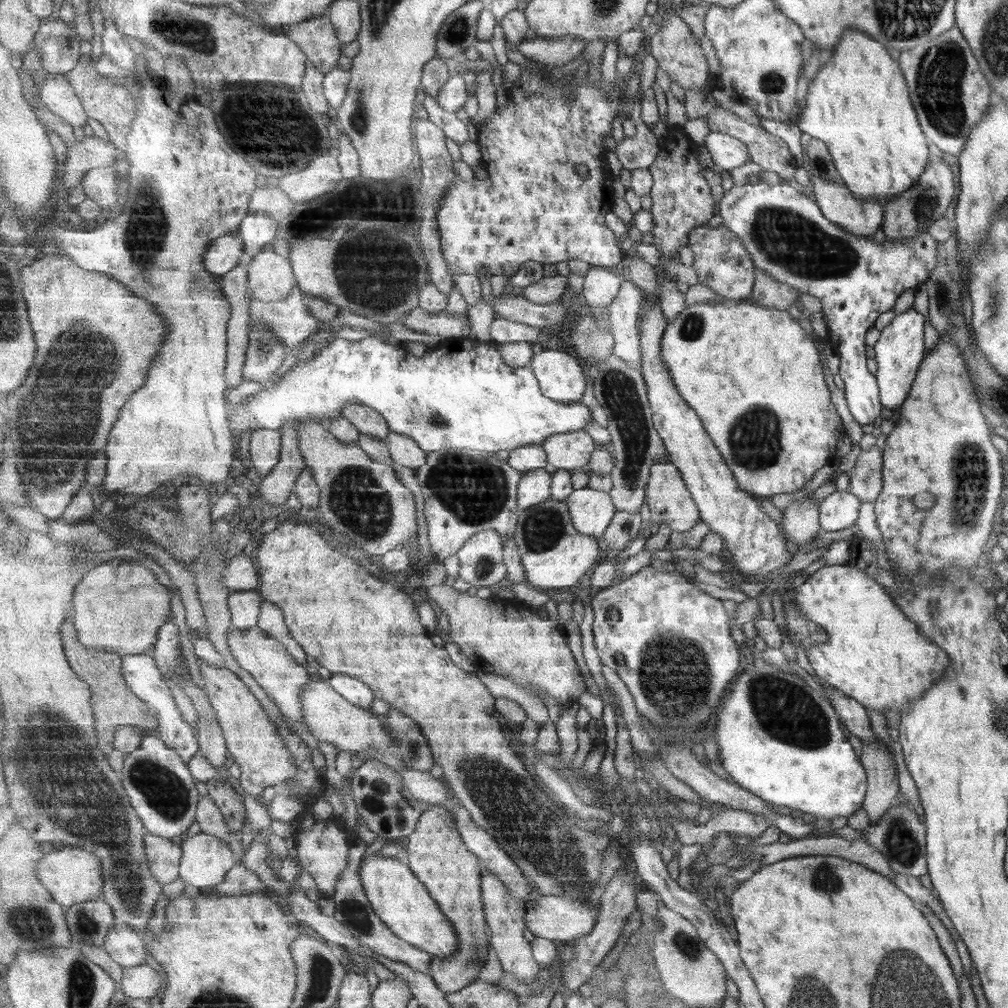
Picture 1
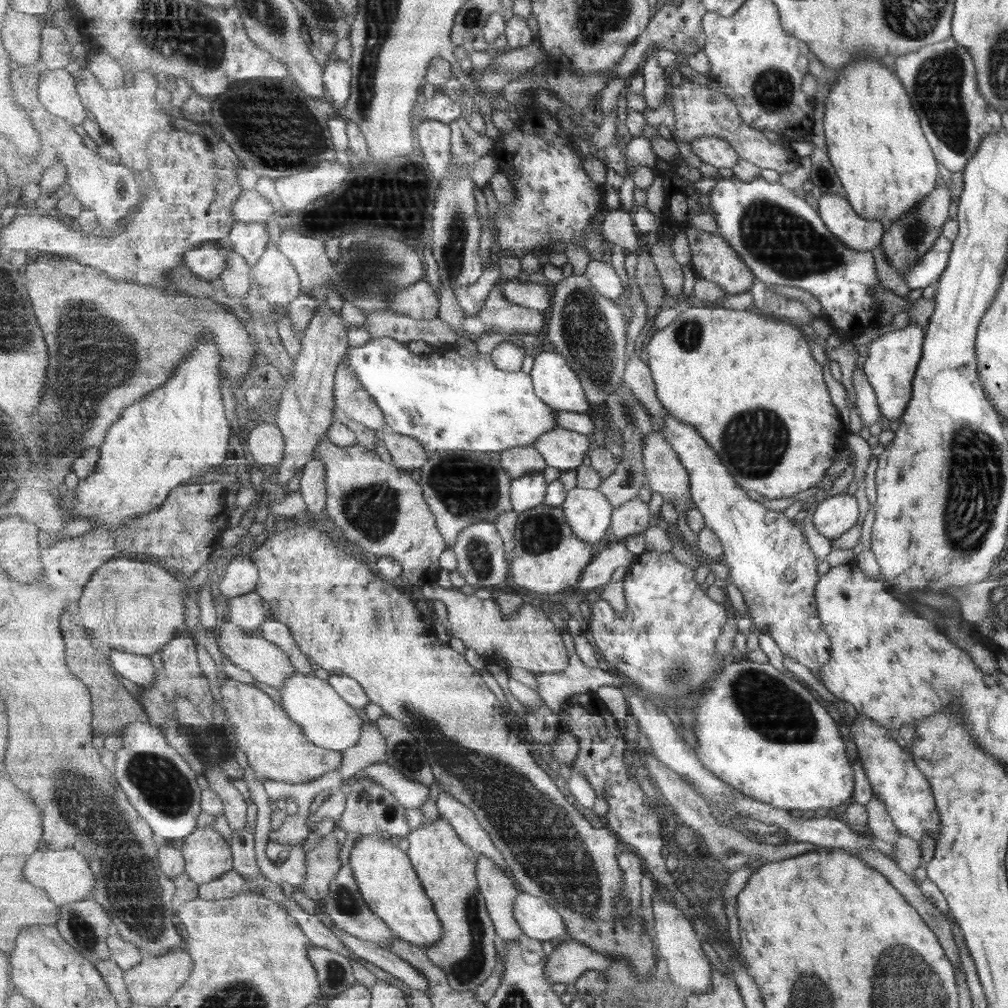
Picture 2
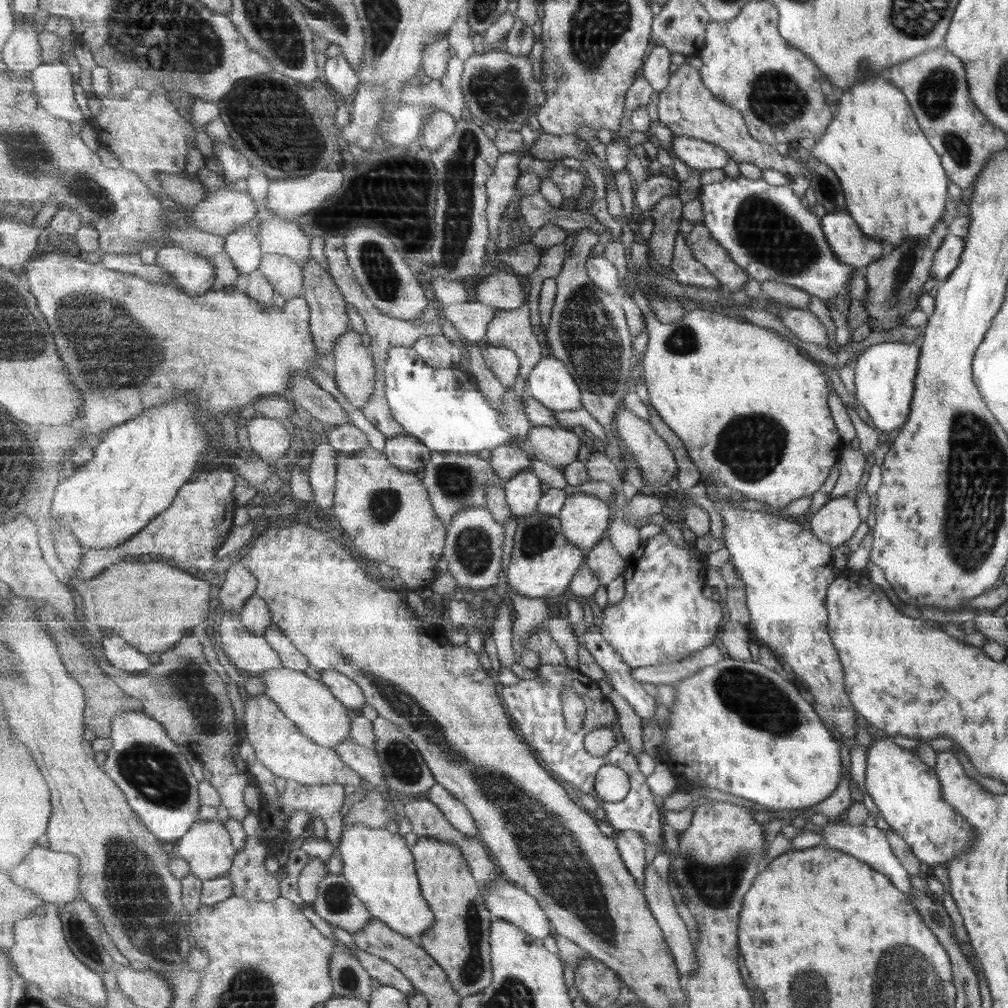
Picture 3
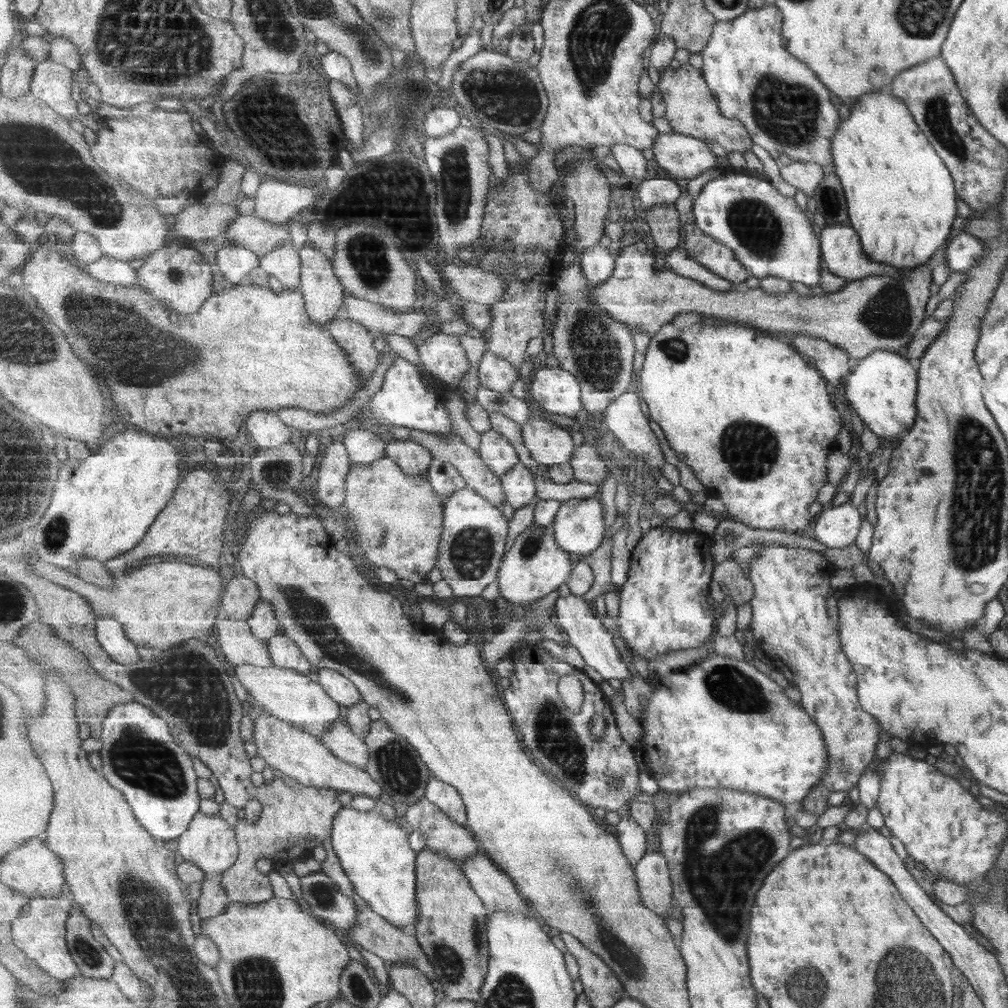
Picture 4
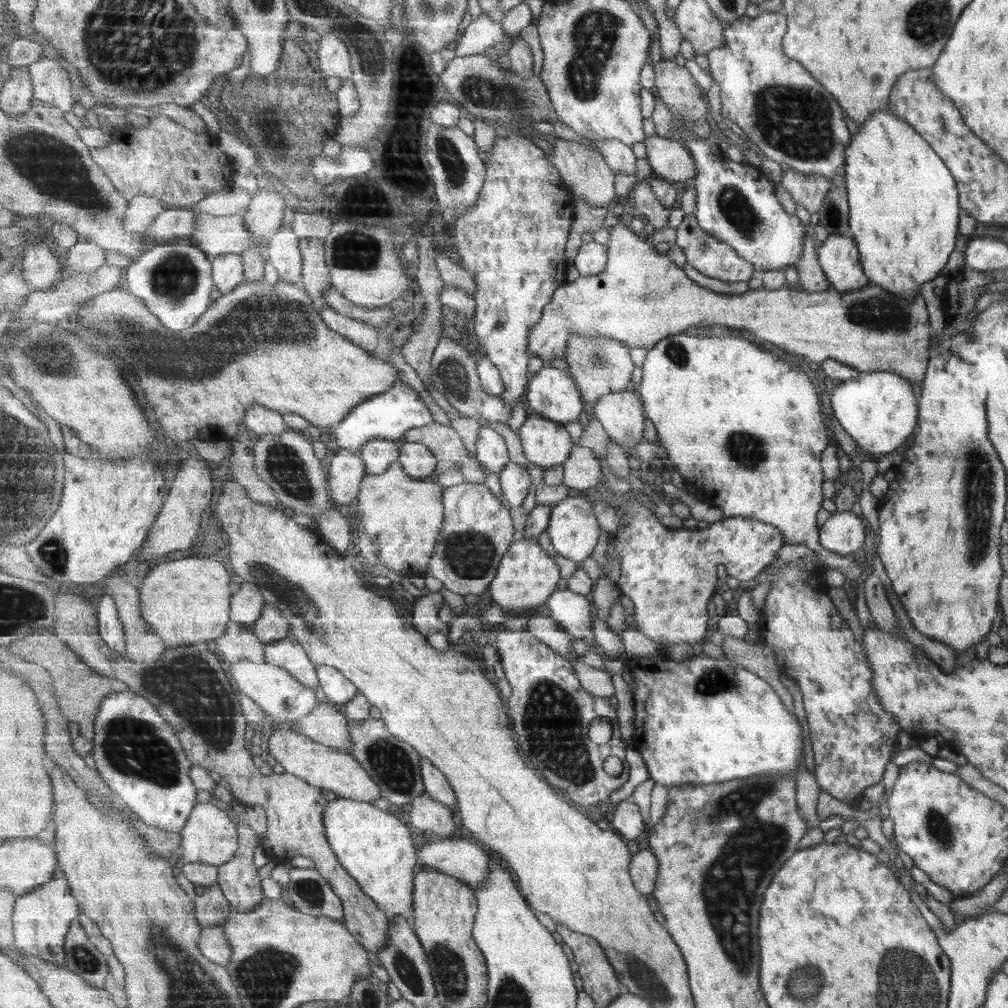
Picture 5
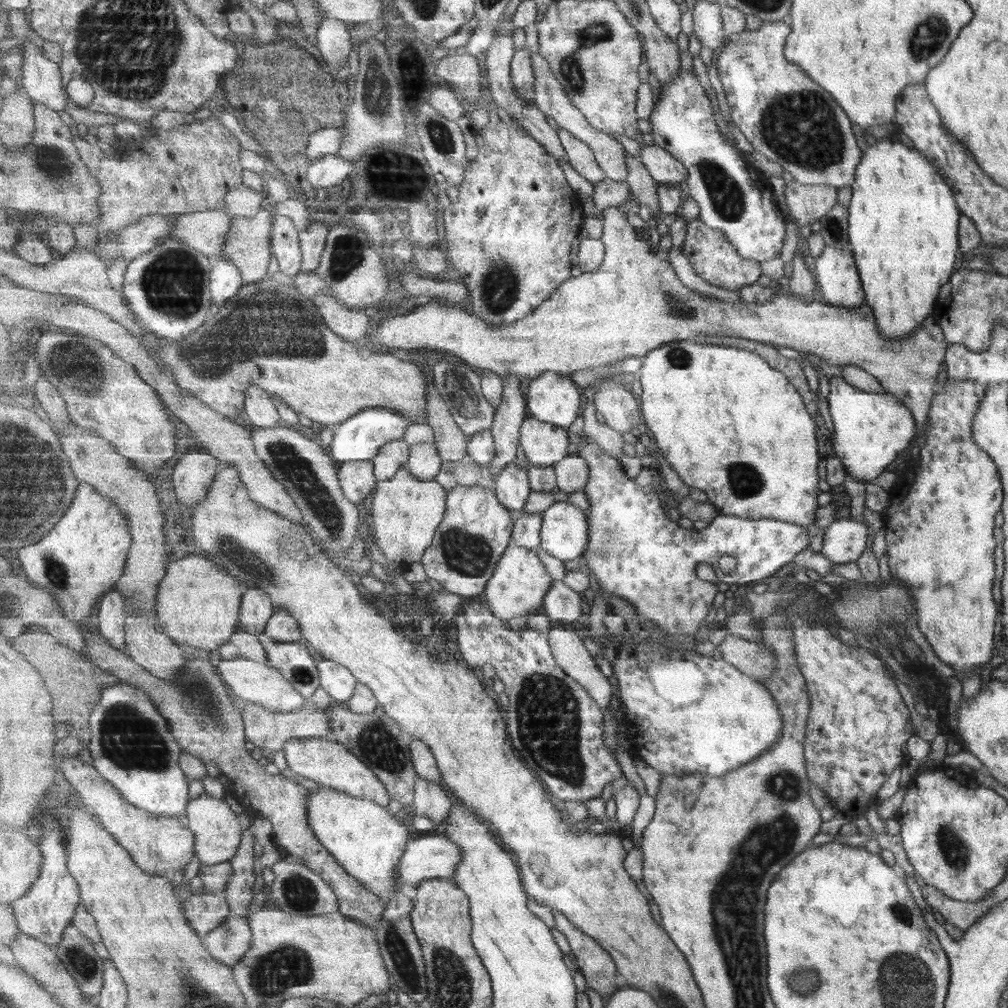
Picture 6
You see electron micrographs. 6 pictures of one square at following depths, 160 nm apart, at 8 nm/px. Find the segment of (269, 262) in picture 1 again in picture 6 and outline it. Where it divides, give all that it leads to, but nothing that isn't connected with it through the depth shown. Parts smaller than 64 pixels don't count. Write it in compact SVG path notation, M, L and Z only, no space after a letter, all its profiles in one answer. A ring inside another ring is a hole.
M275 214L272 232L272 252L278 260L281 272L290 280L302 271L303 252L300 247L300 231L287 215Z

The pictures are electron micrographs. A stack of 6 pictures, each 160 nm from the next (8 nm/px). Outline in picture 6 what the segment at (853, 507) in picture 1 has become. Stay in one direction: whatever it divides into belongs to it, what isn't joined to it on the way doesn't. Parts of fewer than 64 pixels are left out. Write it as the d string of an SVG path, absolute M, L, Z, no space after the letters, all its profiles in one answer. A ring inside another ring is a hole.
M848 519L831 522L822 535L820 553L832 564L855 562L867 542L867 527Z

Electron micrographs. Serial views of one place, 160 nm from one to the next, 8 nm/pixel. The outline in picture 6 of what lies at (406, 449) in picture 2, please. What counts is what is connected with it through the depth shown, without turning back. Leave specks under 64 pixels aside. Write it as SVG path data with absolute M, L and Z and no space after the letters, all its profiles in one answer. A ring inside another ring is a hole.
M420 443L410 448L406 466L417 480L433 481L443 472L444 461L434 444Z

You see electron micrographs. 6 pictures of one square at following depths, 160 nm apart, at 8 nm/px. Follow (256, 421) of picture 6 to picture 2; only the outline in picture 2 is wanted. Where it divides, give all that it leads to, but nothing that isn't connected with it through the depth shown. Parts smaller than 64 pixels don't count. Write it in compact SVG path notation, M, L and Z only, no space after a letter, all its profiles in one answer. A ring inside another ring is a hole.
M258 422L248 435L248 450L256 462L256 469L261 466L280 464L285 457L285 439L277 424Z

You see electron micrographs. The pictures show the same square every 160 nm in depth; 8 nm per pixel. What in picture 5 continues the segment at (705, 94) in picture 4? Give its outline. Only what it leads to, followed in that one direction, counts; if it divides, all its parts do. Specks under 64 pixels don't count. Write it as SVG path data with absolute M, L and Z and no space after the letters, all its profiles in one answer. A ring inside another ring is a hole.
M660 60L654 65L654 71L659 97L672 113L689 122L709 119L707 95L703 95L702 88L684 65Z

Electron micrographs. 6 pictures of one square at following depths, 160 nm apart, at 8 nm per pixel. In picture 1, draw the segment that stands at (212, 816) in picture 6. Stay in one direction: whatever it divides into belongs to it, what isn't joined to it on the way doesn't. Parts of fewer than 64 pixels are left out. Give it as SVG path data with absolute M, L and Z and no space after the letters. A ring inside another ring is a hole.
M197 833L181 845L180 878L200 890L224 883L228 872L239 864L229 844L212 834Z

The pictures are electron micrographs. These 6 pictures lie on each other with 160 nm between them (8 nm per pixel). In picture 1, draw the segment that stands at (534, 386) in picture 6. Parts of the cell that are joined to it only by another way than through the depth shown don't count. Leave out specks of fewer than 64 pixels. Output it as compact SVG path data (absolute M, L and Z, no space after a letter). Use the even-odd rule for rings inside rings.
M563 348L544 349L533 357L530 368L540 380L545 396L563 404L579 402L585 394L585 374L577 358Z

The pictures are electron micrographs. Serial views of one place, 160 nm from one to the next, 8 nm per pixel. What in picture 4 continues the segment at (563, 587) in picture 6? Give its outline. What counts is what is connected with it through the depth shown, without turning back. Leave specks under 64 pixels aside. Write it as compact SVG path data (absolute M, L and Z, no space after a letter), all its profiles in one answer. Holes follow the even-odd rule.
M569 595L566 598L559 598L555 606L558 625L566 633L569 644L580 650L582 657L588 666L600 673L604 680L620 680L625 682L631 676L631 670L627 662L621 658L613 636L601 624L601 620L595 612L589 608L589 604L583 598L575 595Z

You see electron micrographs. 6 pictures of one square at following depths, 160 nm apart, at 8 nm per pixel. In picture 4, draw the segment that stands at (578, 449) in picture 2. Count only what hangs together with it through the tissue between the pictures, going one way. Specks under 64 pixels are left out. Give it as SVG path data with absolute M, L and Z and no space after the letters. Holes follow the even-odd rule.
M535 414L524 425L525 447L533 459L547 467L569 463L576 454L571 430Z

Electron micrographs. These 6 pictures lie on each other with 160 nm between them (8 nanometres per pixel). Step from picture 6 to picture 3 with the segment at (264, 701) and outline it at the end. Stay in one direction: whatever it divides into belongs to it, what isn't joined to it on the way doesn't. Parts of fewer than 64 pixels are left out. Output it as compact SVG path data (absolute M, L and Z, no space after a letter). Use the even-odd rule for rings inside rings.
M278 668L259 674L250 673L251 677L260 678L266 689L264 694L280 705L281 710L298 726L301 733L308 736L315 744L335 748L352 737L353 711L346 707L321 679L310 678L304 671L292 668Z

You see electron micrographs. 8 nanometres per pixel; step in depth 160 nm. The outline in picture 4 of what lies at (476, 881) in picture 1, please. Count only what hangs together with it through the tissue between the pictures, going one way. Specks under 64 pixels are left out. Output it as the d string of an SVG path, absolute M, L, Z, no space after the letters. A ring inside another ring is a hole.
M430 847L423 848L416 860L416 887L420 918L417 937L425 955L437 970L447 997L477 1003L489 973L491 953L487 929L490 912L475 892L459 862L437 856Z

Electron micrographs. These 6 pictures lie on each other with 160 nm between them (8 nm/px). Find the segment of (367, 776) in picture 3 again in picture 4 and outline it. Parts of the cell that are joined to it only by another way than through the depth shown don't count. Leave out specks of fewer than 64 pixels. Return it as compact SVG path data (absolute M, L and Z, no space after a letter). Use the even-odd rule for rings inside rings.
M337 720L329 732L319 734L319 738L335 756L360 769L365 769L369 760L369 747L366 741L353 732L347 721Z

